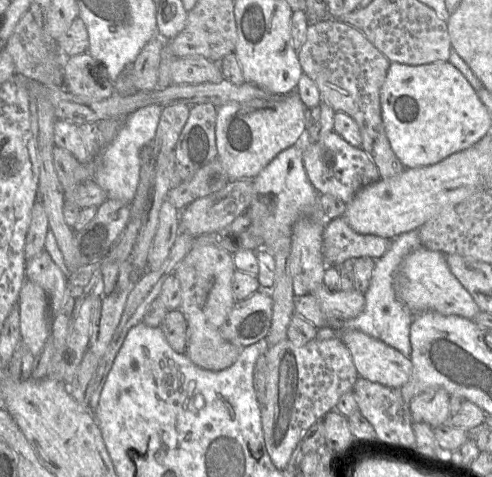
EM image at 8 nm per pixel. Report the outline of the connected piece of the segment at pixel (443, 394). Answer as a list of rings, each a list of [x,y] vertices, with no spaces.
[[[441,388],[423,392],[409,403],[409,413],[413,422],[424,422],[435,428],[448,422],[449,393]]]

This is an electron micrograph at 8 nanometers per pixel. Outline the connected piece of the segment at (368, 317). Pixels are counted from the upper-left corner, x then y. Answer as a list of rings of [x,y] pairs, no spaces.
[[[418,230],[403,233],[391,240],[388,251],[375,260],[369,287],[364,293],[365,306],[363,311],[355,318],[342,322],[342,328],[361,331],[385,344],[393,347],[409,358],[411,355],[410,326],[413,314],[399,300],[396,291],[396,281],[399,269],[404,258],[414,250],[423,247]]]

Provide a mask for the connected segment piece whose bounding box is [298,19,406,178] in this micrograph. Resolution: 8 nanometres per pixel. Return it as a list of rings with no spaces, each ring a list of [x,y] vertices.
[[[334,19],[309,24],[298,59],[303,73],[316,83],[321,102],[355,120],[362,137],[361,148],[372,158],[380,177],[390,178],[402,173],[406,168],[391,148],[381,115],[380,90],[391,62],[361,31]]]

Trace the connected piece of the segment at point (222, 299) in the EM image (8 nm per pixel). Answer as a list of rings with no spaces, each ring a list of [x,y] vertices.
[[[204,245],[192,247],[173,272],[181,287],[181,304],[178,309],[188,326],[184,354],[193,364],[205,370],[219,371],[230,367],[245,348],[222,336],[222,327],[235,303],[232,291],[235,270],[233,254],[213,245]]]

